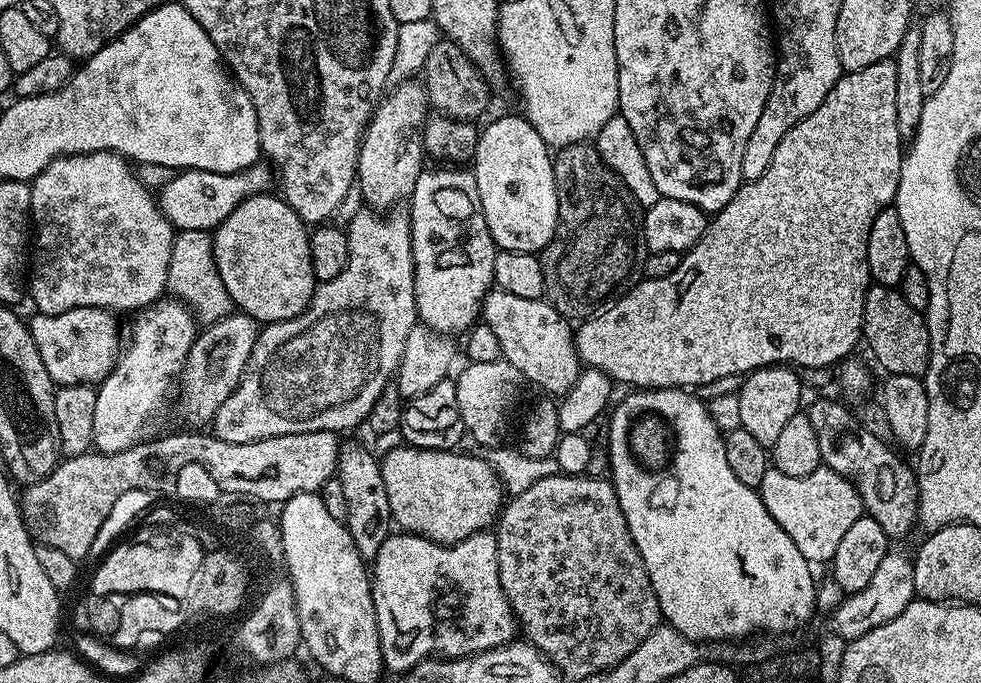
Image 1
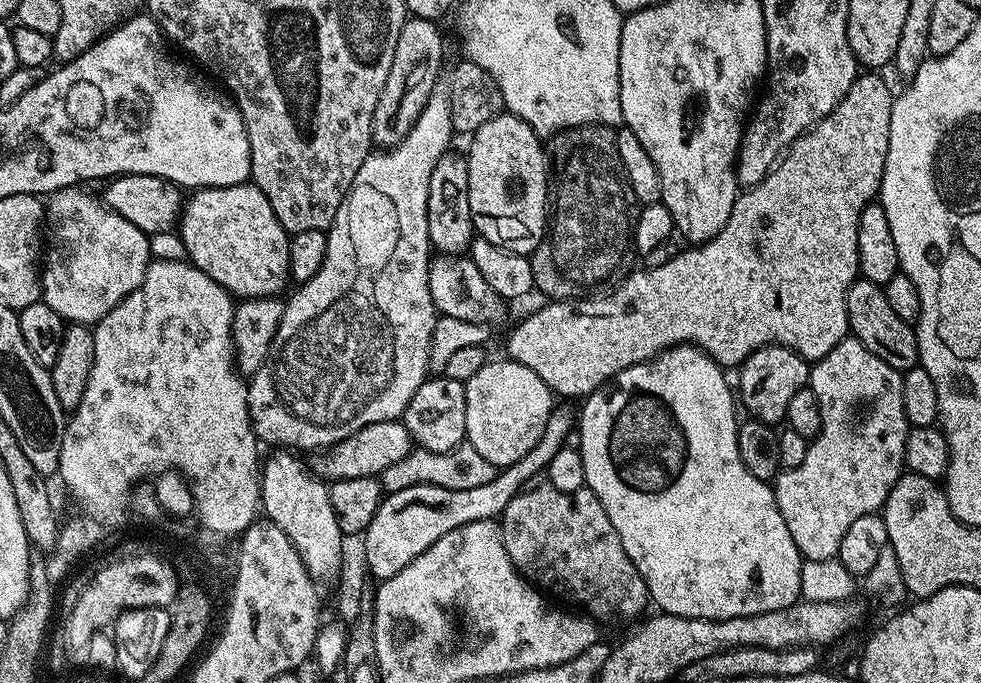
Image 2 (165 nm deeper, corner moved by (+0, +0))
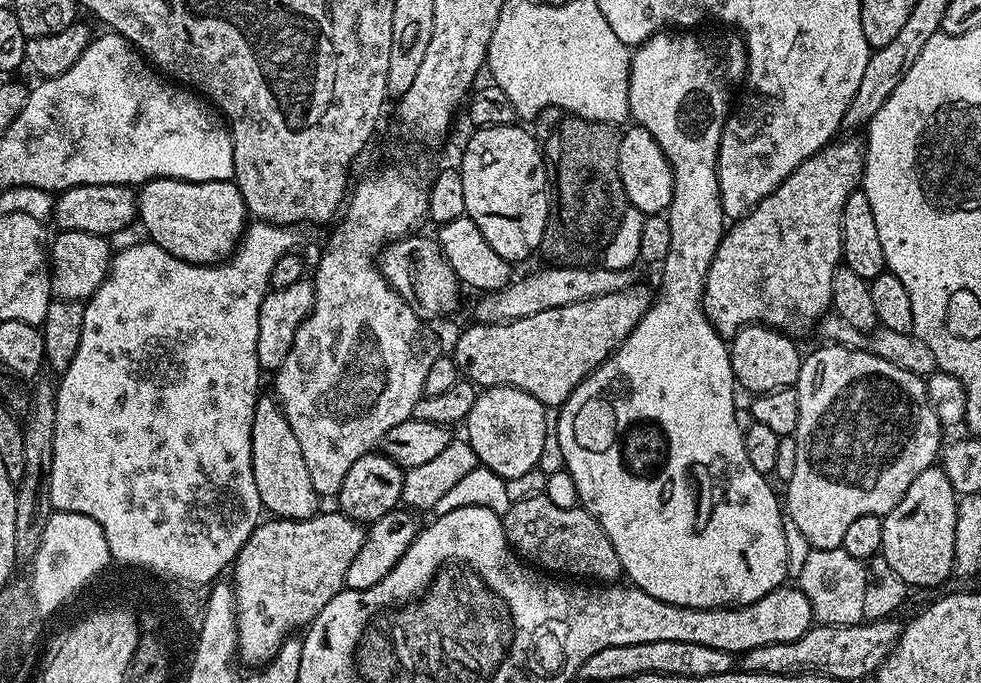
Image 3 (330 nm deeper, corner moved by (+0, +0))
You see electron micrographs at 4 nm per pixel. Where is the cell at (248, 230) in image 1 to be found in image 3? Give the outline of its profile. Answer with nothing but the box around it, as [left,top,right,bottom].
[138,180,250,264]

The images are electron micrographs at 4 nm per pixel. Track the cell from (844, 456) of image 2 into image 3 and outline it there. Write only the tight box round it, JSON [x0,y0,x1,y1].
[786,342,942,548]

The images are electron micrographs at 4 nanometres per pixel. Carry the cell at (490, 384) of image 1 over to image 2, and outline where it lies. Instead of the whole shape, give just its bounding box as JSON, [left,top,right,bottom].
[463,358,554,470]

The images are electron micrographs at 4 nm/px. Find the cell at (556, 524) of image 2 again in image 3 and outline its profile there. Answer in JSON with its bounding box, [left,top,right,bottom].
[502,494,621,582]

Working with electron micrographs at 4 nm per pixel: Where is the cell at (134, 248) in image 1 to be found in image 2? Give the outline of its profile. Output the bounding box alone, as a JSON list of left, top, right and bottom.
[40,186,153,326]

